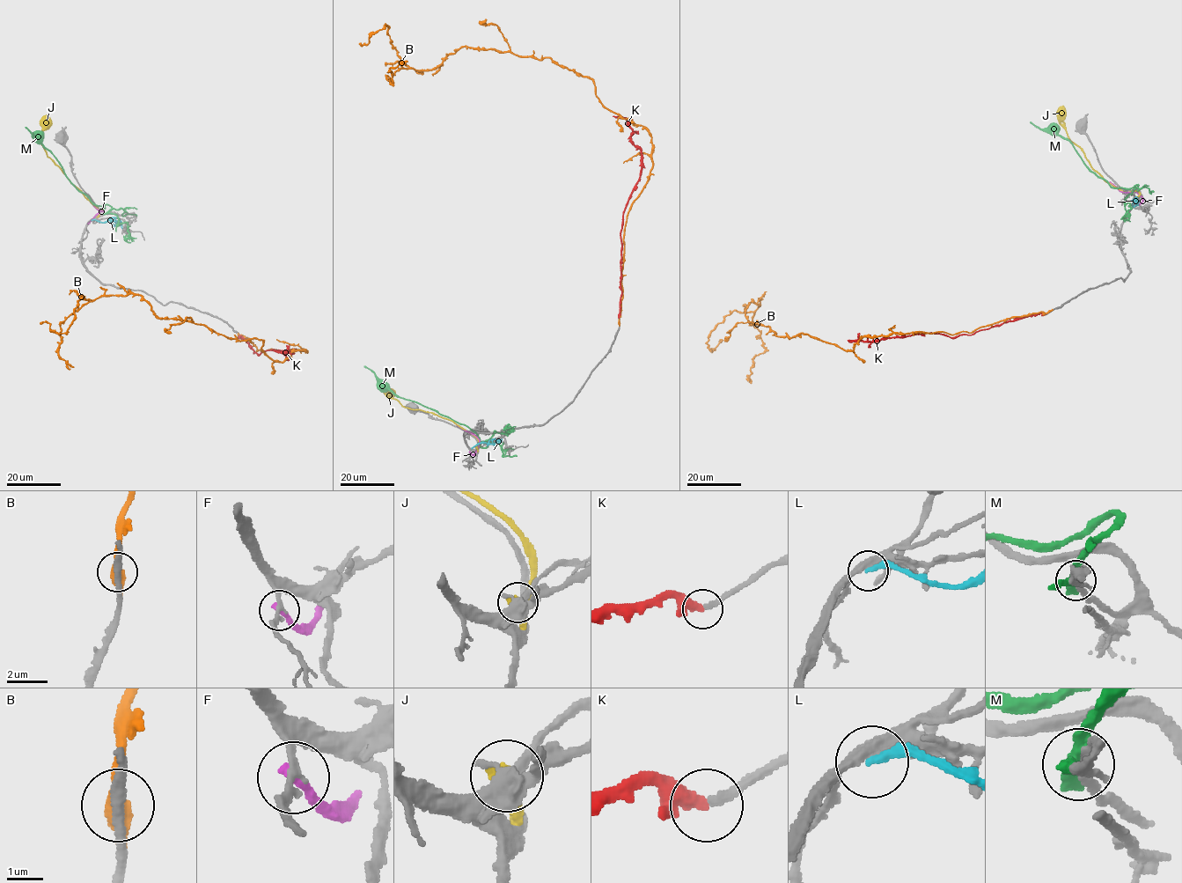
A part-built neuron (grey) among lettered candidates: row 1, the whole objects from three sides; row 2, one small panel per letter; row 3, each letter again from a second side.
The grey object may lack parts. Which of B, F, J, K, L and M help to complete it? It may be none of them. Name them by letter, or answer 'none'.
K

